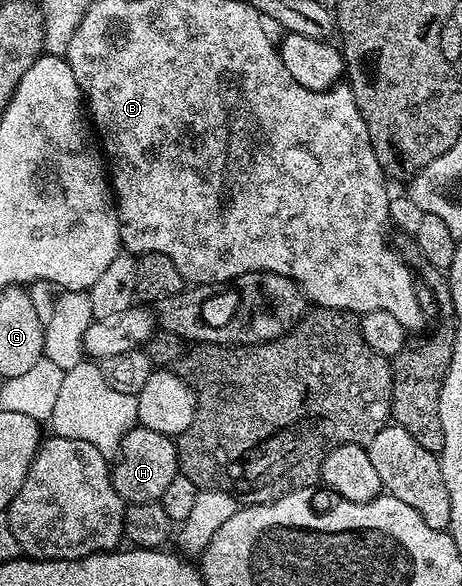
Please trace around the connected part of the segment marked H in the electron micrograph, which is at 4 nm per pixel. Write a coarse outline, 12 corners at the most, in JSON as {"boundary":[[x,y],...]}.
{"boundary":[[135,425],[110,470],[125,504],[160,500],[180,470],[173,436]]}

